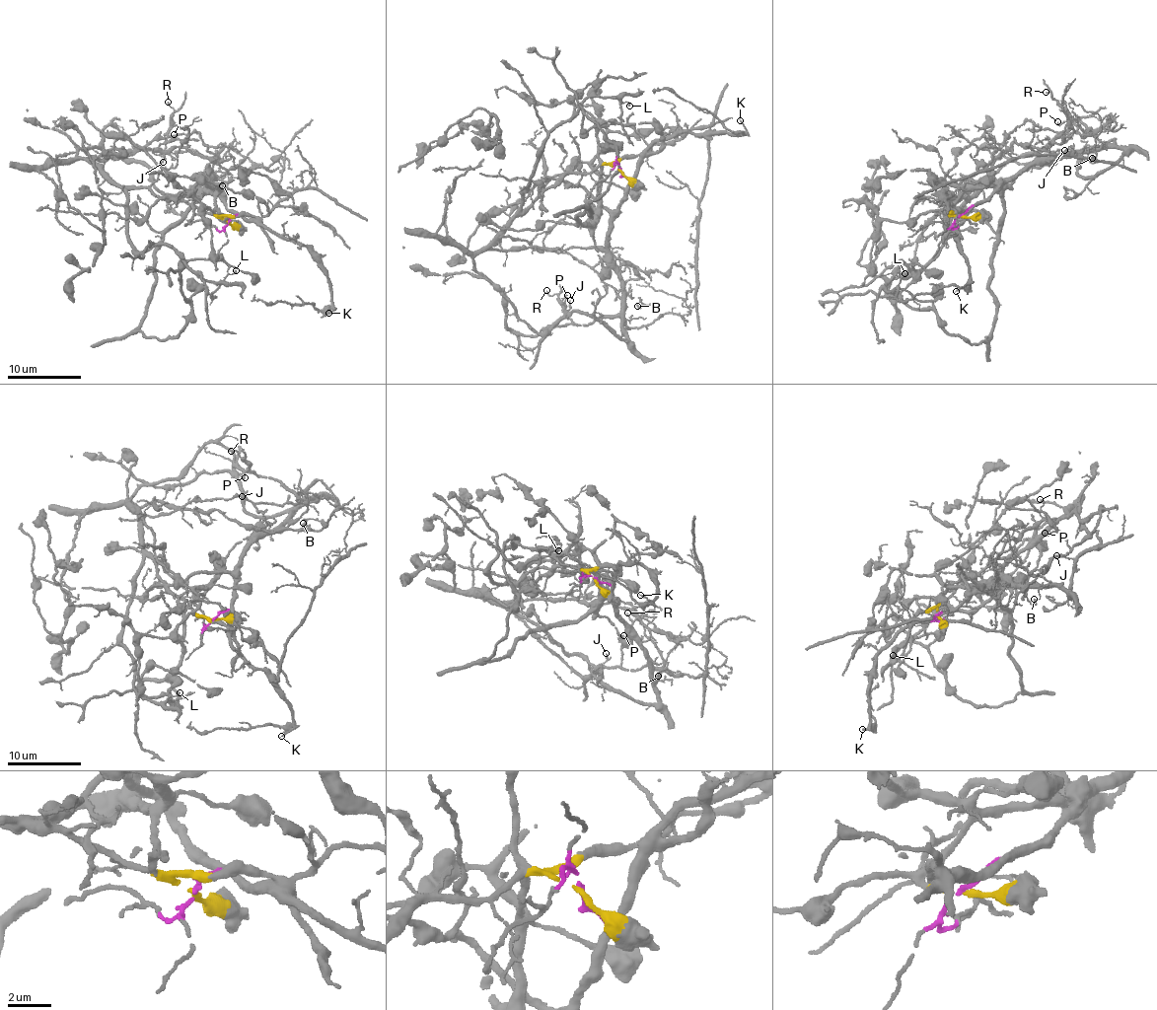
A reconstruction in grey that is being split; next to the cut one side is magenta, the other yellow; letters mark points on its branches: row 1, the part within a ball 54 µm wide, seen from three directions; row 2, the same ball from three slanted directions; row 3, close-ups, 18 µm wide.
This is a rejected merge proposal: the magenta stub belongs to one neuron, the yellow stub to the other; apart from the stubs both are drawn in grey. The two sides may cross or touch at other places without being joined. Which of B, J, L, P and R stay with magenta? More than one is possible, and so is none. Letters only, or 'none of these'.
B, J

